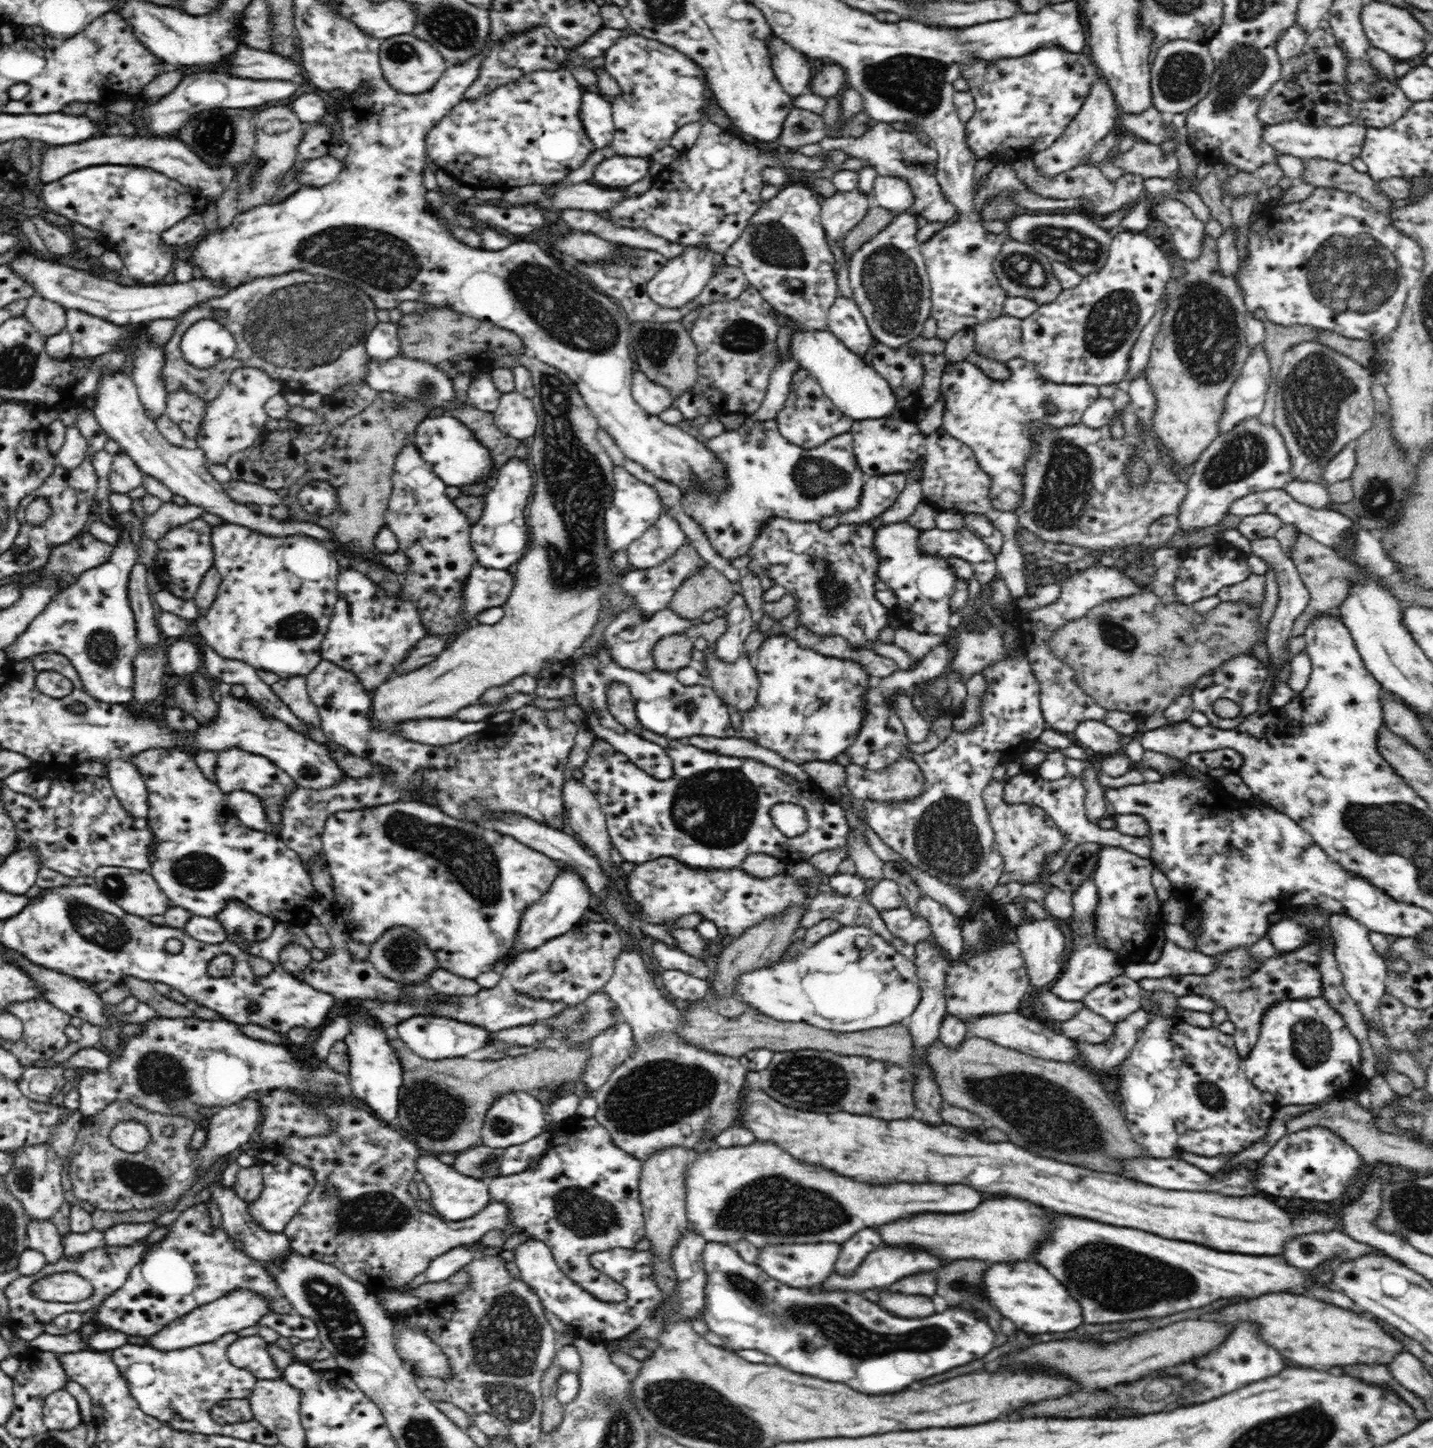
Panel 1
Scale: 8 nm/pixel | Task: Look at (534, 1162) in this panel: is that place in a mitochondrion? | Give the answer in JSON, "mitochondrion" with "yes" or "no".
{"mitochondrion":"no"}

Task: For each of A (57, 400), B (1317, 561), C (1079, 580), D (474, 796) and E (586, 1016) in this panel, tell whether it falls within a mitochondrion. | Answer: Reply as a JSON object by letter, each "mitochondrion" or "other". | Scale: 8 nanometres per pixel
{"A":"other","B":"other","C":"other","D":"mitochondrion","E":"mitochondrion"}

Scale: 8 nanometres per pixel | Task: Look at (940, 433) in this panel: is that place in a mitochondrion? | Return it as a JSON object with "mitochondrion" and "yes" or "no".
{"mitochondrion":"no"}

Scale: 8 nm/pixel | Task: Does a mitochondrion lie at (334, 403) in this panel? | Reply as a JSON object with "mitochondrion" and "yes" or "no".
{"mitochondrion":"no"}

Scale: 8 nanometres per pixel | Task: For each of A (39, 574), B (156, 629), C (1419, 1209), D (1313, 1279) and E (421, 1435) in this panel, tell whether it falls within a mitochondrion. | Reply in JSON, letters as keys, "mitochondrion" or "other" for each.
{"A":"other","B":"other","C":"mitochondrion","D":"other","E":"mitochondrion"}

